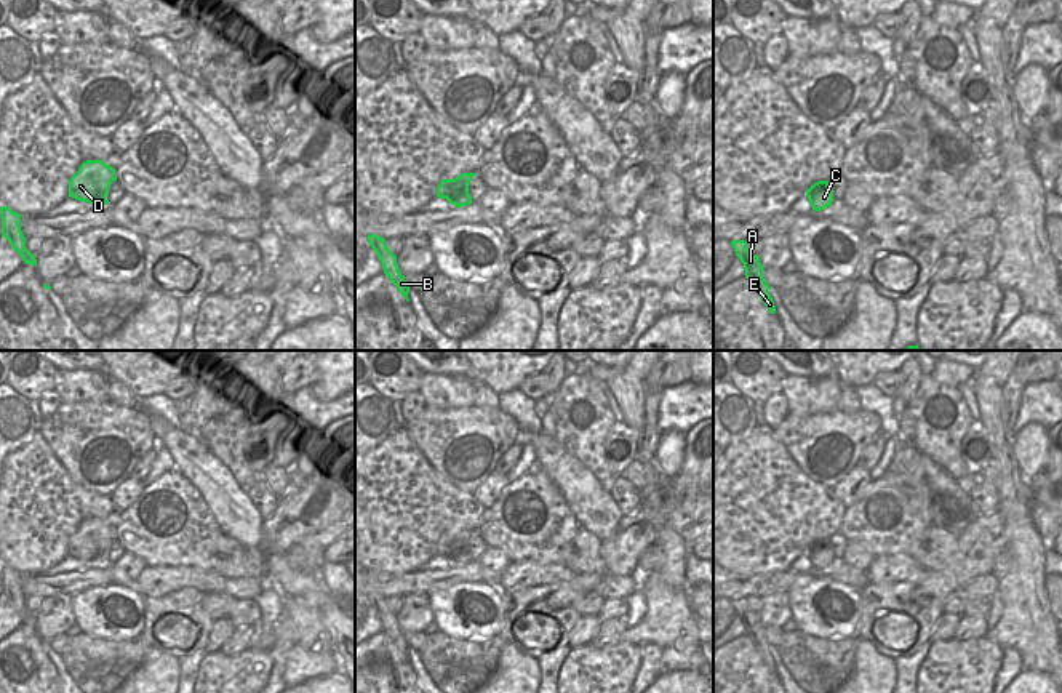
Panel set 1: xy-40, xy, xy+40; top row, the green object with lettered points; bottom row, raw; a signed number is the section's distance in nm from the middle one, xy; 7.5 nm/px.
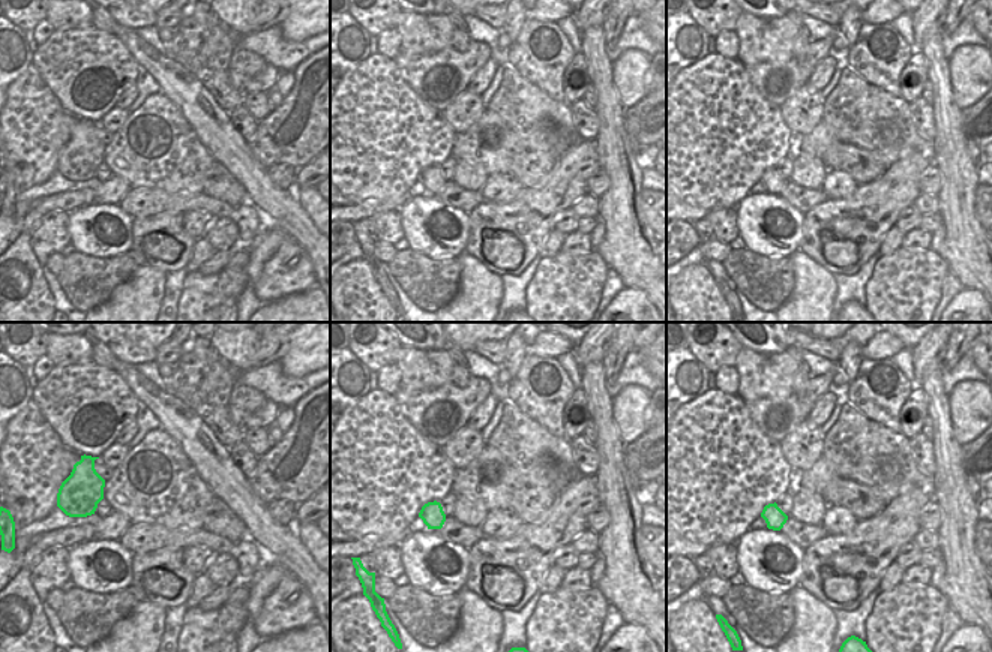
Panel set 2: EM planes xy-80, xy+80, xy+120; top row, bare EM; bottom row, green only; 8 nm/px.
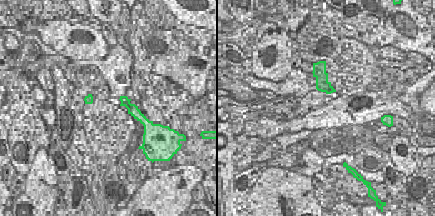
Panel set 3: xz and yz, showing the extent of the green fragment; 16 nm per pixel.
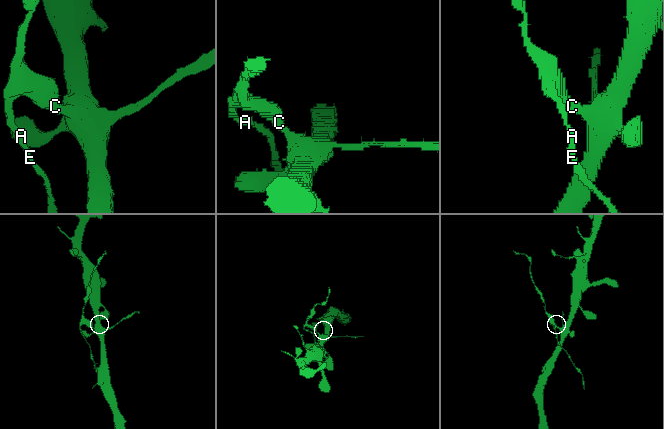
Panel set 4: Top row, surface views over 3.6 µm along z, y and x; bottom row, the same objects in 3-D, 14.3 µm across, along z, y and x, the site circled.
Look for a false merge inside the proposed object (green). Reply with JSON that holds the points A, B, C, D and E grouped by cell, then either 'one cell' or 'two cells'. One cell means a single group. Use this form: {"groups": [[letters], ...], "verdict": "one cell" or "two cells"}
{"groups": [["A", "B", "D", "E"], ["C"]], "verdict": "two cells"}

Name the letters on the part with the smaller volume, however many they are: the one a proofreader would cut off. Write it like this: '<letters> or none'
A, B, D, E

